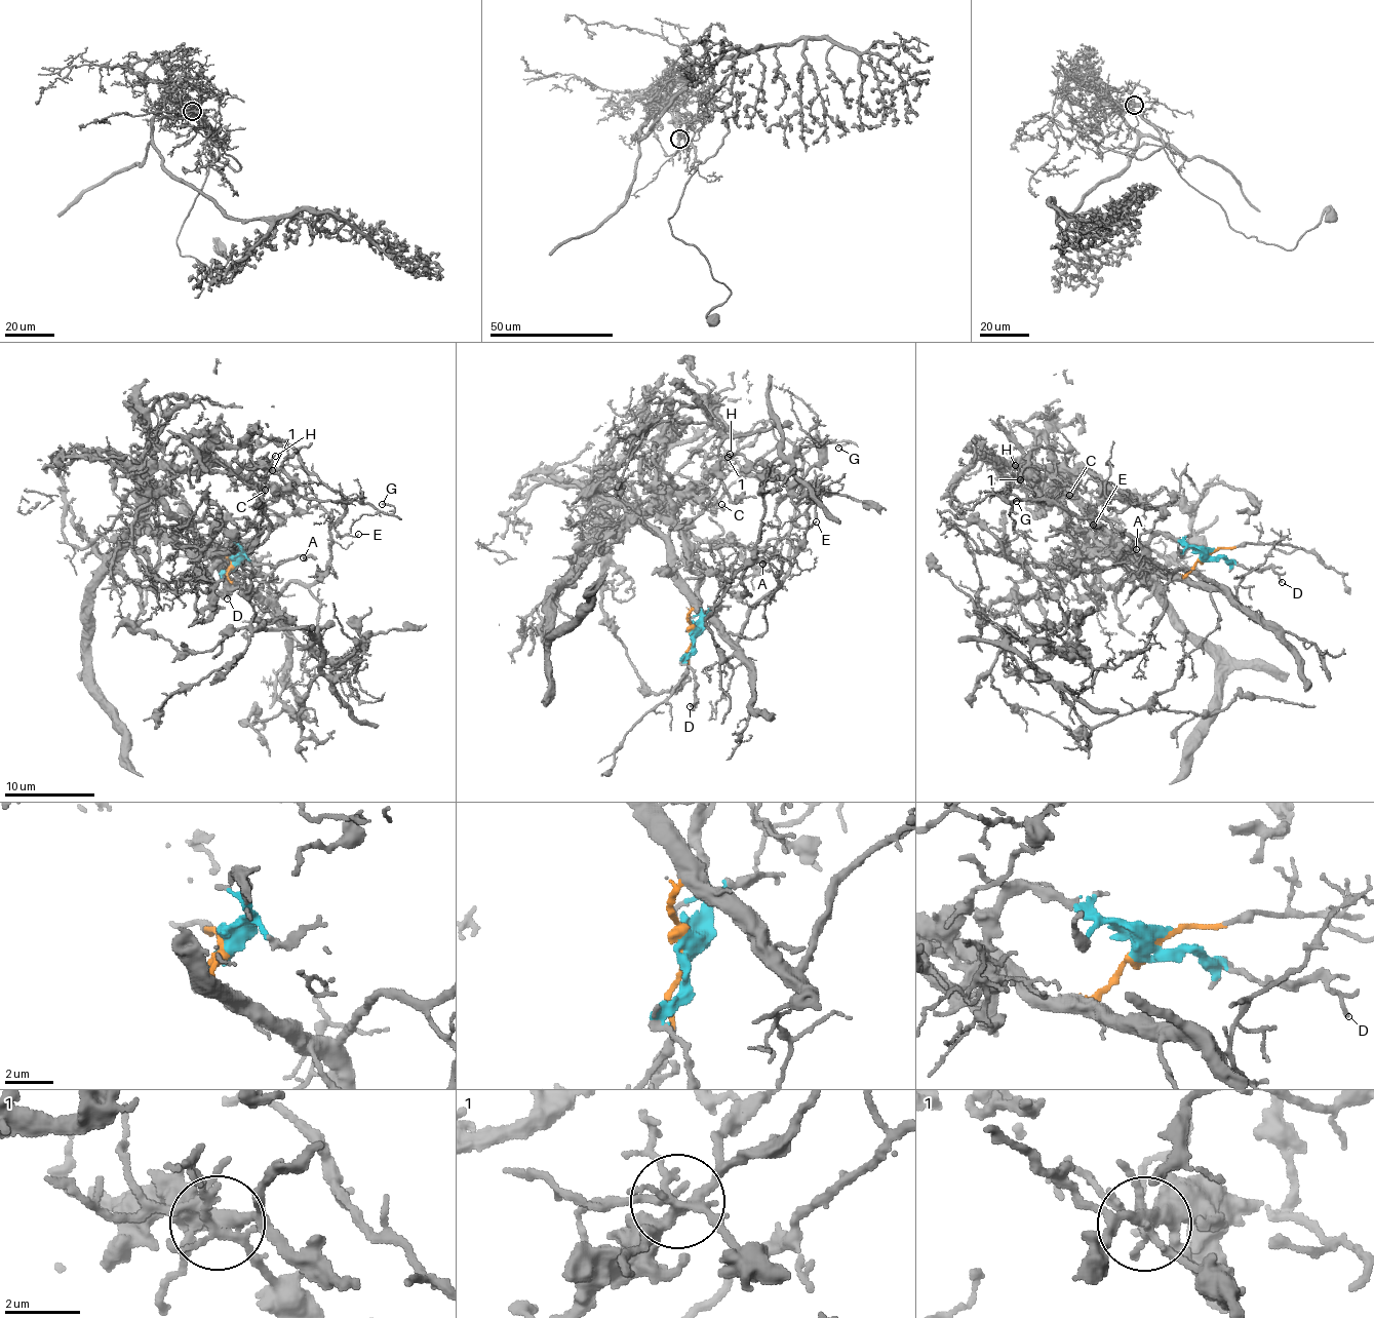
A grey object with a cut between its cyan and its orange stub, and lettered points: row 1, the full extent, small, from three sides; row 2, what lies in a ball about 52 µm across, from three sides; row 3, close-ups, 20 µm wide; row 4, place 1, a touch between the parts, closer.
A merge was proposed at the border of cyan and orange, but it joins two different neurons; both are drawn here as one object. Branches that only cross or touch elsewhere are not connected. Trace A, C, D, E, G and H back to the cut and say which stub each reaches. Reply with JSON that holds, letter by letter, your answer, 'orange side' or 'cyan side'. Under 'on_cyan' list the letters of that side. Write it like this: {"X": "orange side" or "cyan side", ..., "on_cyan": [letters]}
{"A": "cyan side", "C": "cyan side", "D": "cyan side", "E": "orange side", "G": "orange side", "H": "orange side", "on_cyan": ["A", "C", "D"]}

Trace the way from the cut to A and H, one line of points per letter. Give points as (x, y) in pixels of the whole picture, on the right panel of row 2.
A: (1206, 554), (1196, 547), (1181, 545), (1161, 534), (1136, 543), (1119, 563), (1124, 549), (1128, 553), (1137, 549)
H: (1206, 554), (1185, 577), (1217, 584), (1164, 570), (1106, 520), (1038, 503), (1047, 500), (1015, 465)

